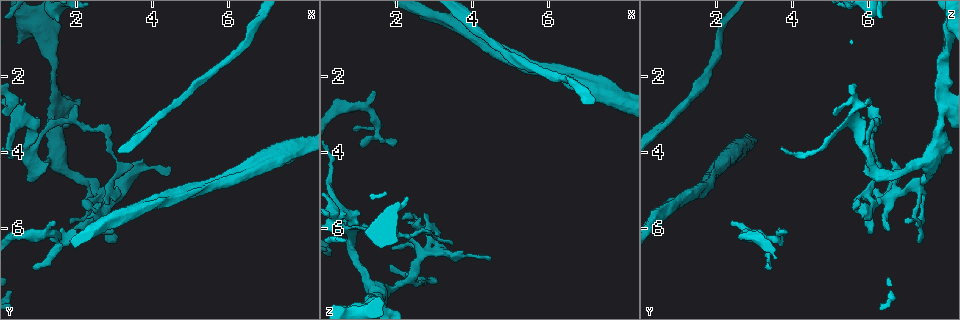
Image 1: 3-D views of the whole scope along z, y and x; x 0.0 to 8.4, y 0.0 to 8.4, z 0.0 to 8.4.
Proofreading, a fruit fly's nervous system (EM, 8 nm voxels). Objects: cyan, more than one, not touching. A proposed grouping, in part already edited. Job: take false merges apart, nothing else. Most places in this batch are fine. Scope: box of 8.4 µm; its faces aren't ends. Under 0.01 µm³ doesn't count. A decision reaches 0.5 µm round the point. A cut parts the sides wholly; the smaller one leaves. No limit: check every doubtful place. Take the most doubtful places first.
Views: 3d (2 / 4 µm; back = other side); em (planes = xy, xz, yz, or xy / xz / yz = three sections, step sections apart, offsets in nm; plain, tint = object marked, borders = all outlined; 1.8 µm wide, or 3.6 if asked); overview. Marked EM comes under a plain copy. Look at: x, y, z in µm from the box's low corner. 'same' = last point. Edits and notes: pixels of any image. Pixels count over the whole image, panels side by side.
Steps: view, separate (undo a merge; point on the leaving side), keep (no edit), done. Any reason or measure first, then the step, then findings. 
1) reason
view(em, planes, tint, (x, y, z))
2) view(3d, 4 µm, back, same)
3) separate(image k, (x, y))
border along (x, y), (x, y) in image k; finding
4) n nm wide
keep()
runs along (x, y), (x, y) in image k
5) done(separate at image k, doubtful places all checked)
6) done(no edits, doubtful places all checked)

looks like a crossing
view(em, planes, tint, (2.70, 5.05, 6.60))

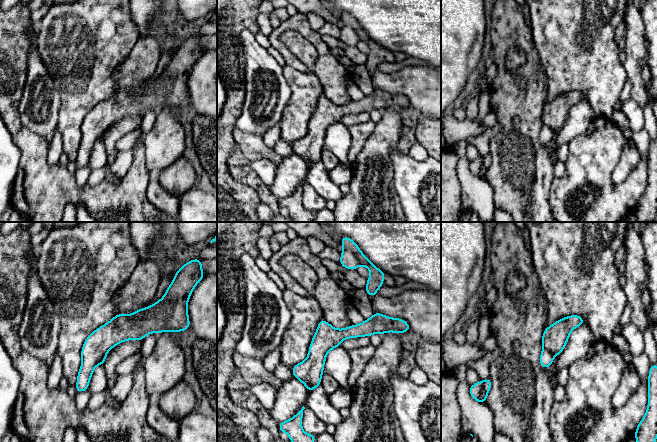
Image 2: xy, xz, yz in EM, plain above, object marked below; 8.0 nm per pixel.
200 nm wide
keep()
runs along (164, 323), (121, 327), (78, 387) in image 2; all the same neuron

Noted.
abrupt turn
view(em, 3.6 µm, planes, tint, (1.50, 6.25, 3.30))

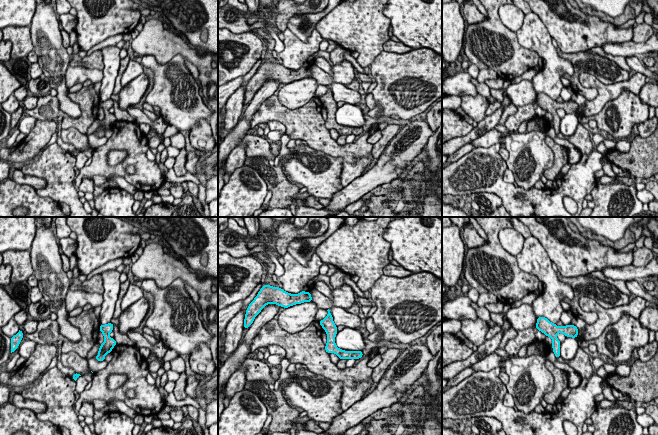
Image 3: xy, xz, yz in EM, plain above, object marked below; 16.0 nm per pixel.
keep()
continuous, no second neuron

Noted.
sharp bend
view(3d, 2 µm, (2.60, 5.60, 5.90))

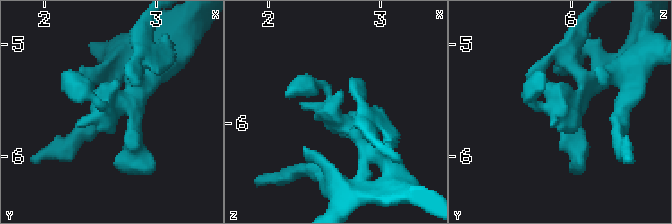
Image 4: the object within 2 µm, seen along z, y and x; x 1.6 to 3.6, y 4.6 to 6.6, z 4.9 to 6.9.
now the EM
view(em, 3.6 µm, yz, step 8, tint, (2.62, 5.64, 6.00))

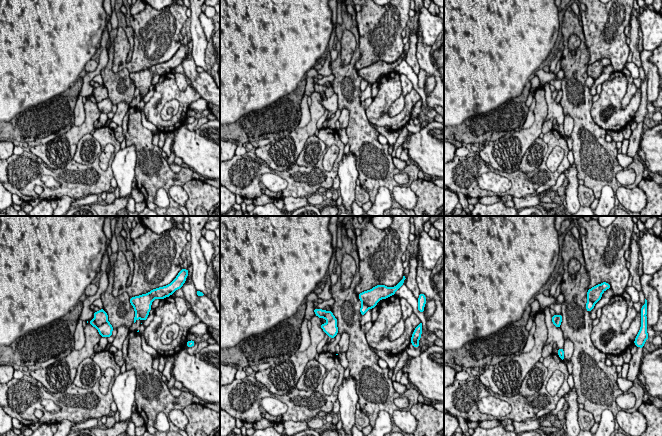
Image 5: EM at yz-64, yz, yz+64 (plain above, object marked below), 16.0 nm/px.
view(em, 3.6 µm, planes, tint, same)

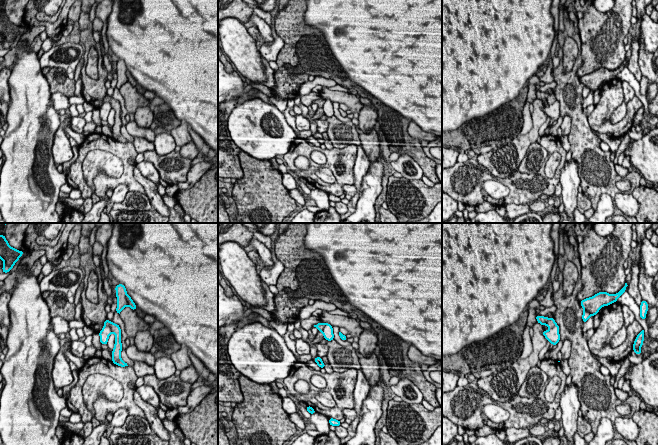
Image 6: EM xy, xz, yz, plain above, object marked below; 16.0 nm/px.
keep()
runs along (107, 323), (117, 333), (117, 361) in image 6; continuous, no second neuron

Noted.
four-way junction
view(em, xy, step 8, tint, (0.60, 3.25, 5.50))

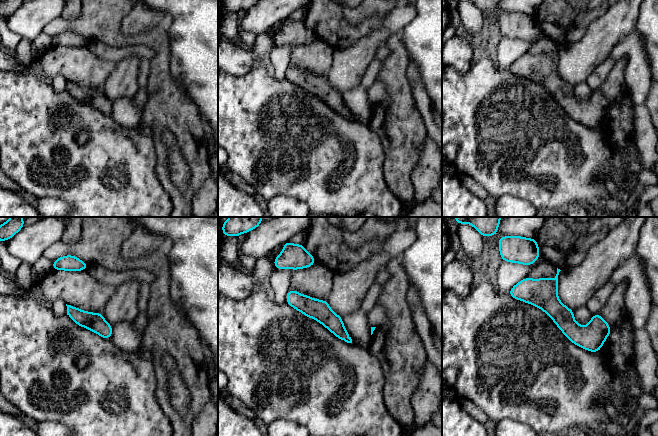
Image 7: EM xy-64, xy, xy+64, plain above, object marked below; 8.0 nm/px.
cut it another way
view(em, planes, tint, same)

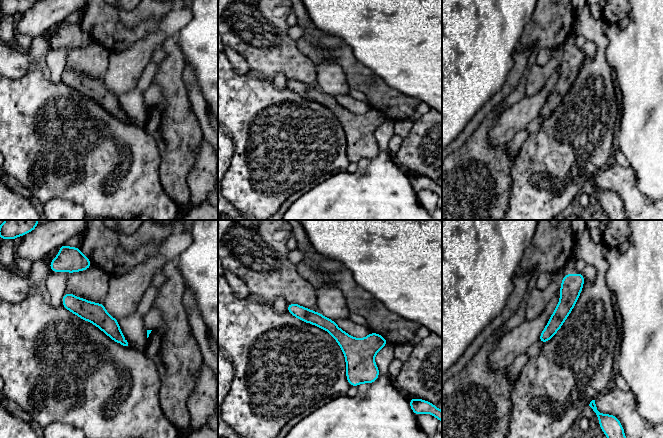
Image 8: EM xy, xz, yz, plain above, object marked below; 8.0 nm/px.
keep()
runs along (289, 307), (329, 325), (368, 378) in image 8; continuous, no second neuron

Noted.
closes a loop
view(3d, 2 µm, (2.35, 3.25, 6.25))

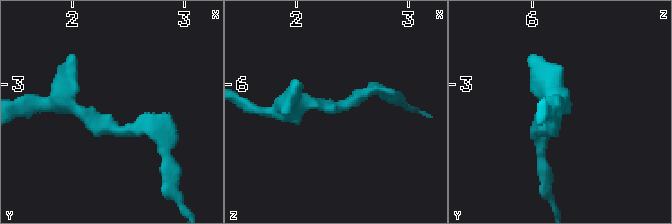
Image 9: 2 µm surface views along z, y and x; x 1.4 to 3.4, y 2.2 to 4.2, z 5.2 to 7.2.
need the tissue
view(em, xz, step 4, tint, (2.32, 3.28, 6.26))

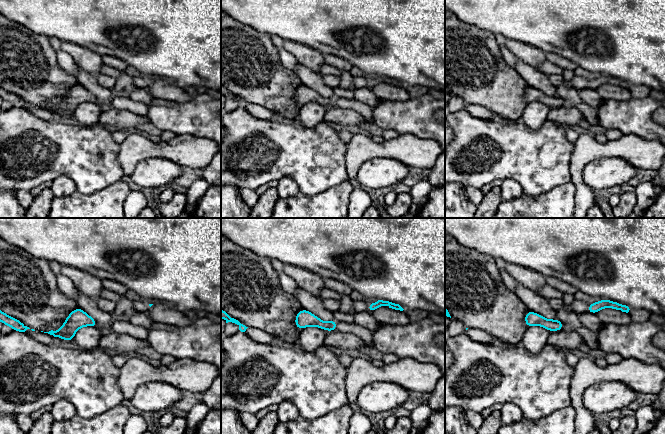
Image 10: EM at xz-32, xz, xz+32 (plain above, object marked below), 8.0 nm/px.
view(em, planes, tint, same)

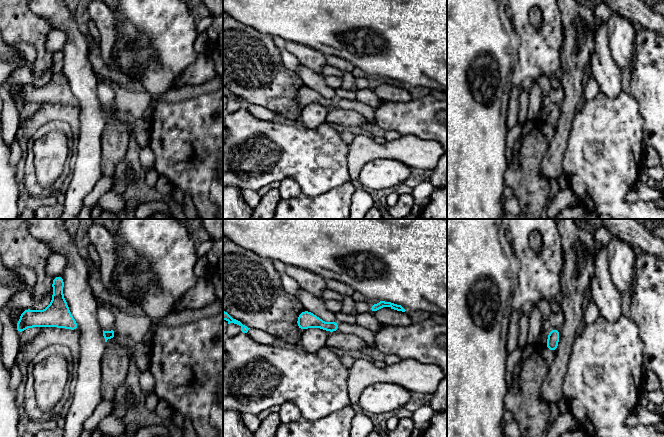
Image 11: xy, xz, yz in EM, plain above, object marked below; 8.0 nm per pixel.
keep()
one neuron here

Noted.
branch point
view(em, xy, step 16, tint, (0.70, 3.95, 5.95))

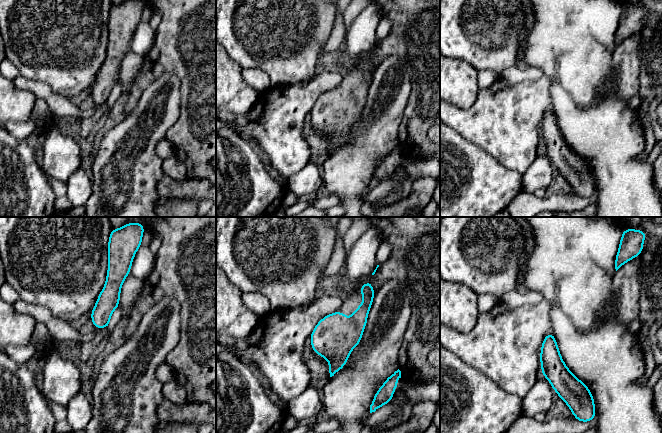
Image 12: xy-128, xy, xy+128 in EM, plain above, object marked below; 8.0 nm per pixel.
cut it another way
view(em, planes, tint, same)

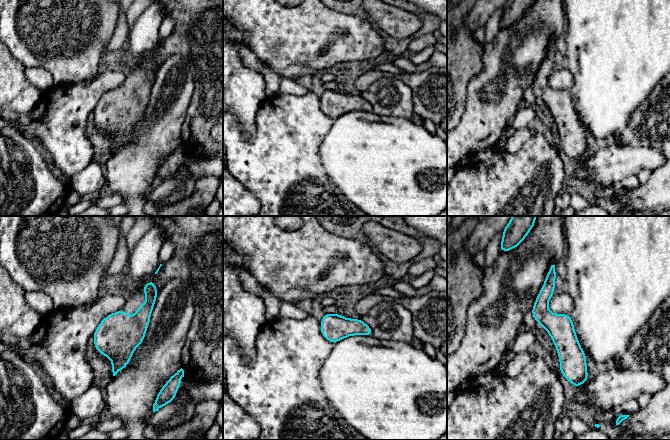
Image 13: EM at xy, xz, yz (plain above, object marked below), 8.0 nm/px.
220 nm wide
keep()
runs along (552, 269), (543, 314), (577, 383) in image 13; all the same neuron

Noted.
done(no edits, doubtful places all checked)

